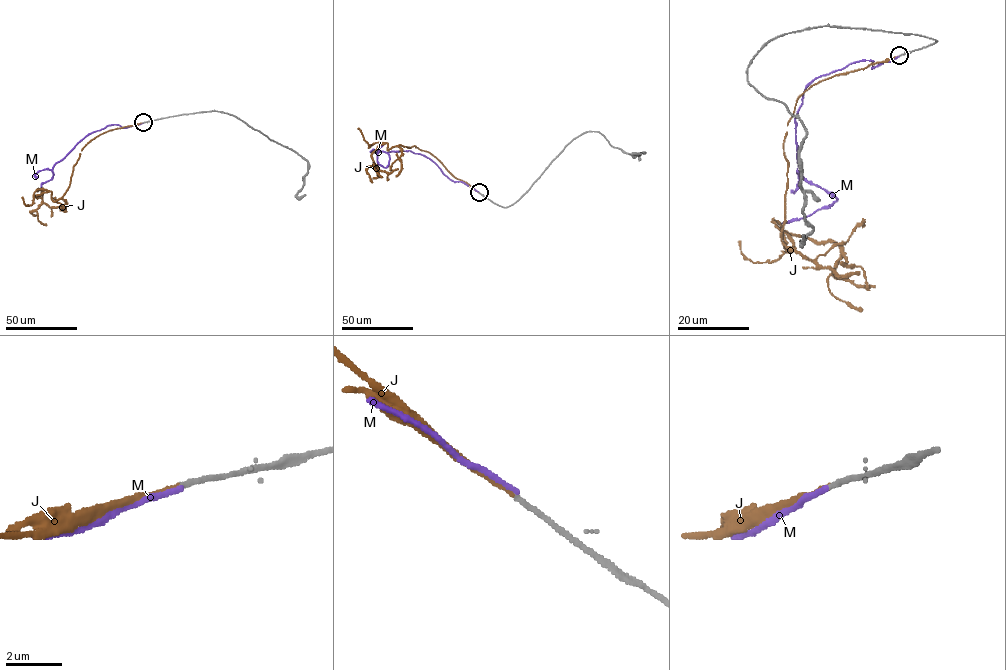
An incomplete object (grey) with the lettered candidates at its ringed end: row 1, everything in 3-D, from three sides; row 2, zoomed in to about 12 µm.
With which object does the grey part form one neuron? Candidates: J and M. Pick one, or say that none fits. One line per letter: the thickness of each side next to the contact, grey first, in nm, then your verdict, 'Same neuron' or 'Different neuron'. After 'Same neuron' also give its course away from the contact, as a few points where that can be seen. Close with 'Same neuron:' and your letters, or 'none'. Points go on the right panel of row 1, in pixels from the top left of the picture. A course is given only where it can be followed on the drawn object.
J: Thickness 170 nm (grey) against 180 nm. Same neuron. Its course: (900, 55), (812, 85), (783, 145), (782, 242), (791, 250), (776, 227), (836, 243), (829, 291), (861, 310)
M: Thickness 170 nm (grey) against 170 nm. Different neuron
Same neuron: J

